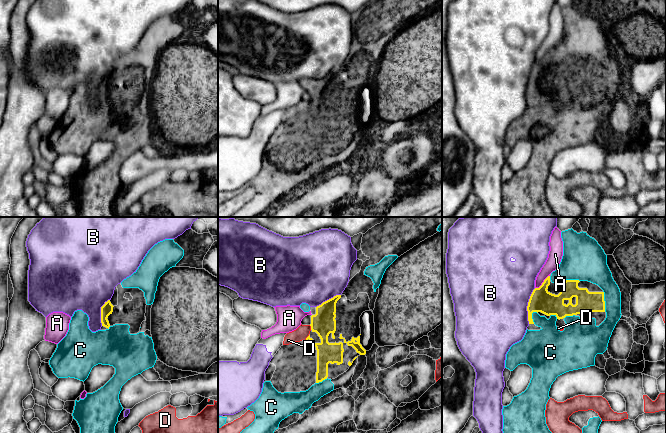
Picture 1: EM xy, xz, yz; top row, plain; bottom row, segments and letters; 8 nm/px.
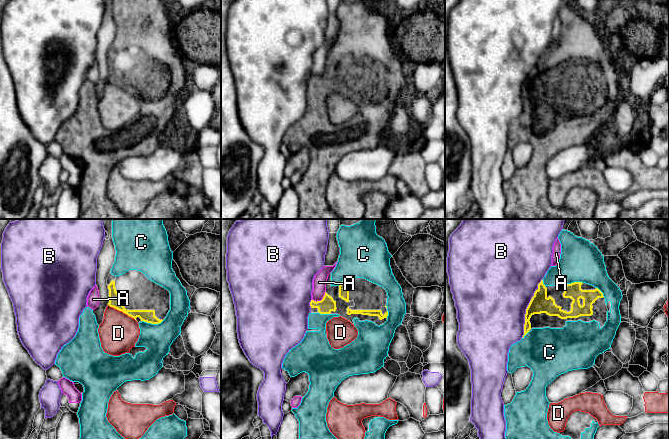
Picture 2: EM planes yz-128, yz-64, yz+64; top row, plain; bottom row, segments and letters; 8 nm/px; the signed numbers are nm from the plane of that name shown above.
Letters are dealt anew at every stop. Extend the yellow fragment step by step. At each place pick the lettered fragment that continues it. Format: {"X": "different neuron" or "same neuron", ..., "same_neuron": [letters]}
{"A": "different neuron", "B": "different neuron", "C": "same neuron", "D": "different neuron", "same_neuron": ["C"]}

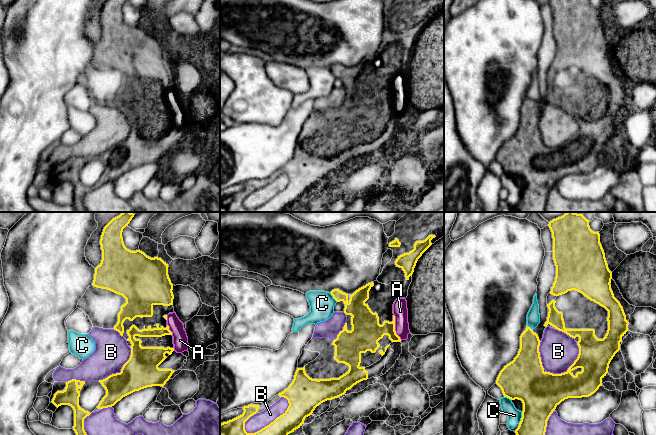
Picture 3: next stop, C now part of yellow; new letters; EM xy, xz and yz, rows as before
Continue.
{"A": "same neuron", "B": "different neuron", "C": "different neuron", "same_neuron": ["A"]}

